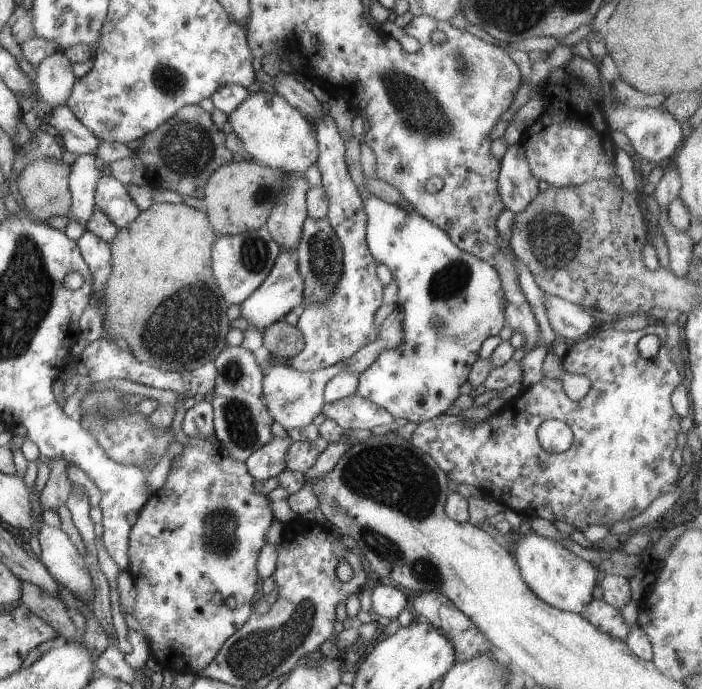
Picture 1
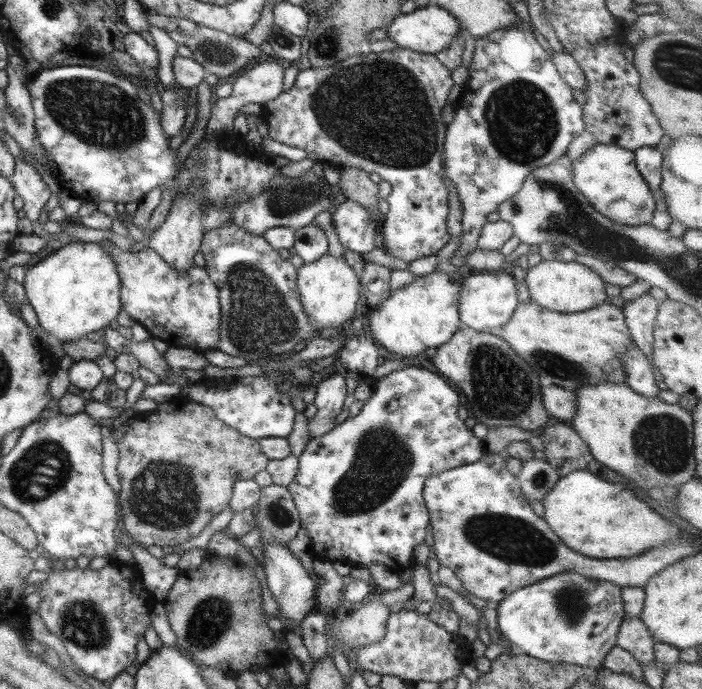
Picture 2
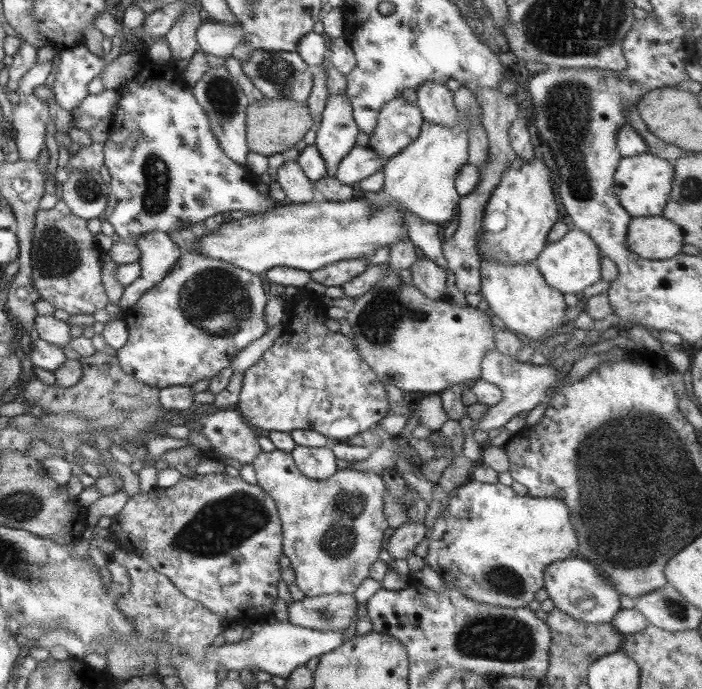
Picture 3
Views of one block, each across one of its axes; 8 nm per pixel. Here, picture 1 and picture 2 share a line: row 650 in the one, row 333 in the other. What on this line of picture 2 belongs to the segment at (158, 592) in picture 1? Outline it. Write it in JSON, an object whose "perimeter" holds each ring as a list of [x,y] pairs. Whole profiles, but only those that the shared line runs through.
{"perimeter":[[[96,242],[114,262],[120,280],[119,300],[135,323],[170,346],[191,348],[203,354],[216,350],[220,310],[218,288],[211,282],[204,267],[194,265],[189,270],[177,272],[169,268],[158,254],[144,246],[140,251],[122,251],[112,242]]]}

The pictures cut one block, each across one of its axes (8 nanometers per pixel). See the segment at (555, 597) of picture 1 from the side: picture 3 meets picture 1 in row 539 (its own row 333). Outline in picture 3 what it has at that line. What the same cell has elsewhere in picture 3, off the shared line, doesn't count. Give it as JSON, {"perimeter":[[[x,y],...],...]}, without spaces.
{"perimeter":[[[480,259],[479,274],[481,275],[479,293],[491,312],[503,322],[507,331],[519,332],[529,339],[541,340],[553,336],[558,326],[567,324],[563,294],[543,280],[541,272],[533,263],[510,265],[491,263]]]}

